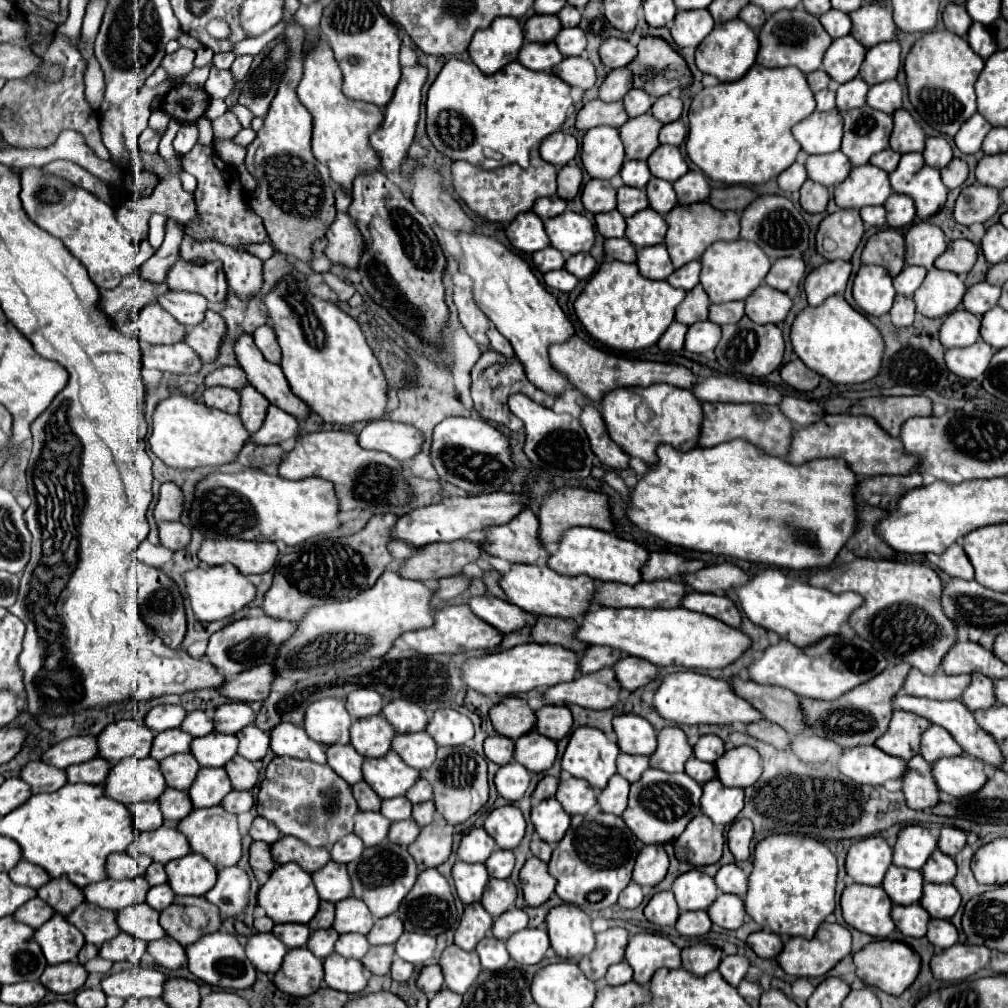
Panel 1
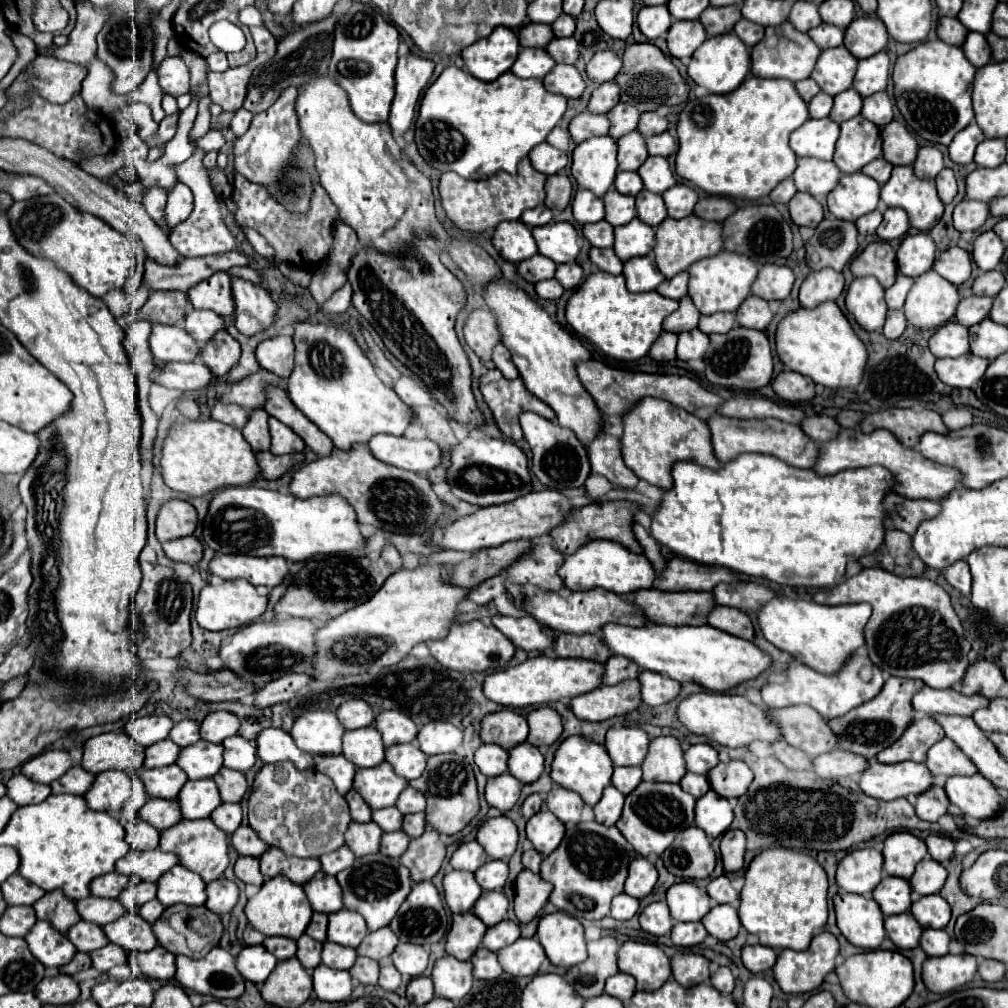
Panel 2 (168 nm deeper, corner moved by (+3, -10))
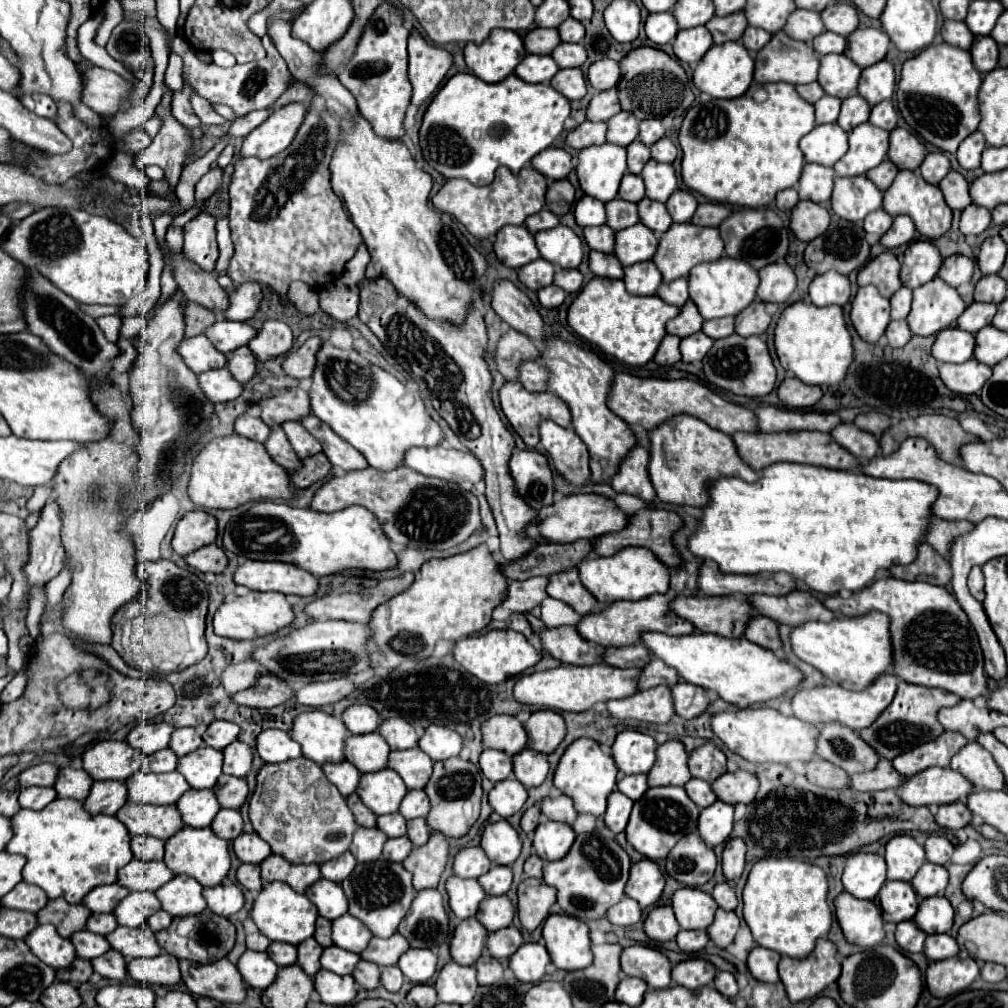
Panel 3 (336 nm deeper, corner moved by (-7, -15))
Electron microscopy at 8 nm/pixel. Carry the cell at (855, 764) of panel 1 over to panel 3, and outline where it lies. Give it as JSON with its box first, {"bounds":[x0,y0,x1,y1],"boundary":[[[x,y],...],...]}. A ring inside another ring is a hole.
{"bounds":[896,767,972,805],"boundary":[[[928,767],[926,771],[902,777],[902,787],[896,795],[908,805],[946,805],[954,801],[966,801],[972,785],[962,779],[960,773],[944,767]]]}

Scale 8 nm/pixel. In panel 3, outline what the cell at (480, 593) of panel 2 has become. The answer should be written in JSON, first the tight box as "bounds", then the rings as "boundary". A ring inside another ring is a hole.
{"bounds":[500,577,548,613],"boundary":[[[530,577],[526,581],[510,581],[508,593],[502,599],[500,607],[510,609],[514,613],[528,613],[536,605],[540,605],[544,597],[548,597],[546,585],[548,585],[548,577]]]}

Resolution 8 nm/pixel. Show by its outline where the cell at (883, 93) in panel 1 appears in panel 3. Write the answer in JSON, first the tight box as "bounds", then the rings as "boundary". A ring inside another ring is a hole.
{"bounds":[870,101,898,131],"boundary":[[[882,101],[872,107],[872,113],[870,113],[872,125],[882,127],[886,131],[892,131],[892,129],[896,129],[896,121],[898,121],[898,113],[896,113],[892,101]]]}

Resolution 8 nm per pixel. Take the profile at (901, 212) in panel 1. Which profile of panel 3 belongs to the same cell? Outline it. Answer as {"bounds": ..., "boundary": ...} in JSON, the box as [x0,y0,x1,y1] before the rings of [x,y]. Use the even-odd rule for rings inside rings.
{"bounds":[880,215,916,249],"boundary":[[[898,215],[898,217],[894,217],[894,223],[892,223],[890,231],[886,231],[886,235],[880,239],[880,243],[886,249],[894,249],[894,247],[912,243],[914,237],[916,237],[914,221],[910,217],[906,217],[906,215]]]}

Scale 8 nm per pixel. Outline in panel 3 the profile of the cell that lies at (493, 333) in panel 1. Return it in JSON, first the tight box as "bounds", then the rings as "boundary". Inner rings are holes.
{"bounds":[518,361,546,391],"boundary":[[[522,361],[518,367],[518,381],[526,391],[546,391],[546,369],[538,361]]]}

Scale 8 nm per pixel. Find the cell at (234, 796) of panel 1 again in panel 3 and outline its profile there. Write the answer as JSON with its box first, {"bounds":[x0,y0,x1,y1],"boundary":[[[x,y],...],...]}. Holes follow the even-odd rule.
{"bounds":[210,809,244,841],"boundary":[[[220,809],[210,827],[214,827],[218,837],[222,837],[226,841],[234,841],[238,835],[242,835],[244,821],[242,821],[240,811],[236,811],[236,809]]]}

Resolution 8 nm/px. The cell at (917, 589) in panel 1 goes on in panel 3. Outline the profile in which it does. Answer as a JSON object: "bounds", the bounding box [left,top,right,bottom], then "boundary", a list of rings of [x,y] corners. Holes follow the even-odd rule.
{"bounds":[824,577,986,699],"boundary":[[[894,577],[876,579],[862,591],[852,593],[848,599],[840,595],[828,597],[824,607],[842,613],[846,617],[856,617],[868,611],[880,611],[890,617],[890,641],[892,641],[892,673],[902,681],[924,685],[924,687],[940,687],[962,699],[974,699],[984,693],[986,673],[984,659],[978,645],[978,637],[946,587],[930,585],[930,583],[910,583],[898,581]]]}

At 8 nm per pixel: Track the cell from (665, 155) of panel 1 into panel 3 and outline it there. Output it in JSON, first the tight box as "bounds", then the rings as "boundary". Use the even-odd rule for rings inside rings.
{"bounds":[640,159,678,203],"boundary":[[[650,159],[646,163],[640,177],[644,179],[644,185],[646,185],[646,197],[650,197],[654,201],[664,203],[678,187],[674,167],[668,163],[658,163],[654,159]]]}

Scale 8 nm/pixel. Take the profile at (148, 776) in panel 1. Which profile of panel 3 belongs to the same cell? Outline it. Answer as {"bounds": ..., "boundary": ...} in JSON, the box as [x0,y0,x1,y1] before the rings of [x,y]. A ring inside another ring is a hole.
{"bounds":[84,781,128,815],"boundary":[[[94,781],[90,795],[84,801],[86,811],[92,815],[116,815],[118,809],[128,801],[128,791],[122,781]]]}

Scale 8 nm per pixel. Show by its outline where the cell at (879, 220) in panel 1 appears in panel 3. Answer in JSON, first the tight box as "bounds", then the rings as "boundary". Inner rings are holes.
{"bounds":[864,209,892,235],"boundary":[[[878,209],[870,215],[866,215],[866,219],[864,219],[864,231],[866,233],[884,235],[890,227],[892,227],[892,217],[884,209]]]}

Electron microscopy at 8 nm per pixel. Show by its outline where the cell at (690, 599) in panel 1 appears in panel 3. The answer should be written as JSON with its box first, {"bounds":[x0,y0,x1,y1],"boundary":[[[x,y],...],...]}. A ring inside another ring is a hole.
{"bounds":[744,615,782,651],"boundary":[[[764,615],[750,617],[750,621],[746,623],[746,629],[744,629],[744,637],[760,647],[770,649],[770,651],[776,651],[782,645],[780,637],[778,637],[778,625]]]}

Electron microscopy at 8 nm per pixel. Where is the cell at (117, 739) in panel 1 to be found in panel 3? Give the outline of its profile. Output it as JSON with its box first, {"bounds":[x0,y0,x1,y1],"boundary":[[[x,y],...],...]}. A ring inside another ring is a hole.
{"bounds":[82,741,148,781],"boundary":[[[100,741],[88,747],[82,755],[84,771],[94,779],[118,779],[126,781],[130,775],[140,771],[148,757],[126,741]]]}

